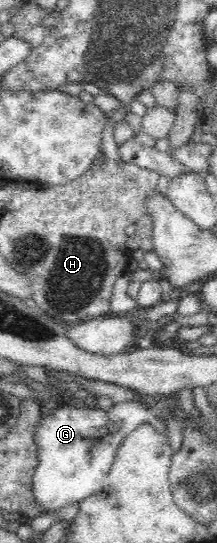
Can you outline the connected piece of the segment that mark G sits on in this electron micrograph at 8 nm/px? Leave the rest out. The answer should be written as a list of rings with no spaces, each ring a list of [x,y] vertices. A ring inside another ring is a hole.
[[[67,401],[44,415],[36,431],[40,447],[39,463],[33,478],[34,497],[41,508],[54,511],[72,503],[80,503],[103,489],[115,451],[127,435],[142,423],[157,423],[159,411],[153,415],[145,406],[133,402],[117,404],[109,411],[100,408],[76,408]]]

